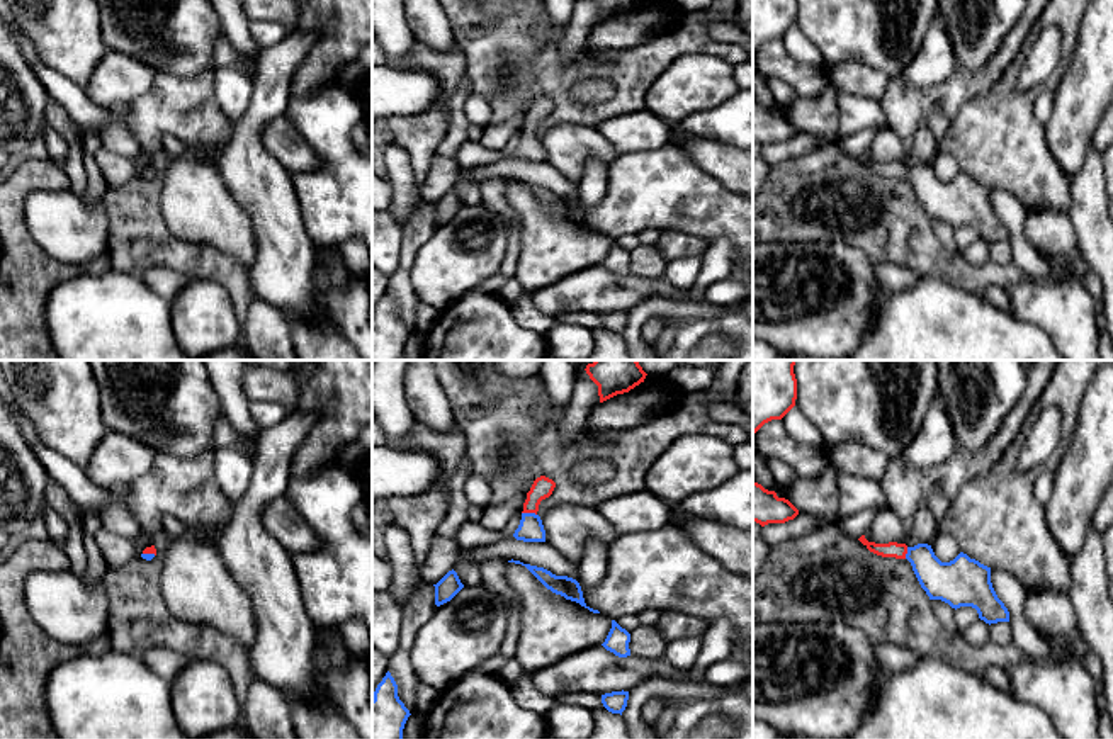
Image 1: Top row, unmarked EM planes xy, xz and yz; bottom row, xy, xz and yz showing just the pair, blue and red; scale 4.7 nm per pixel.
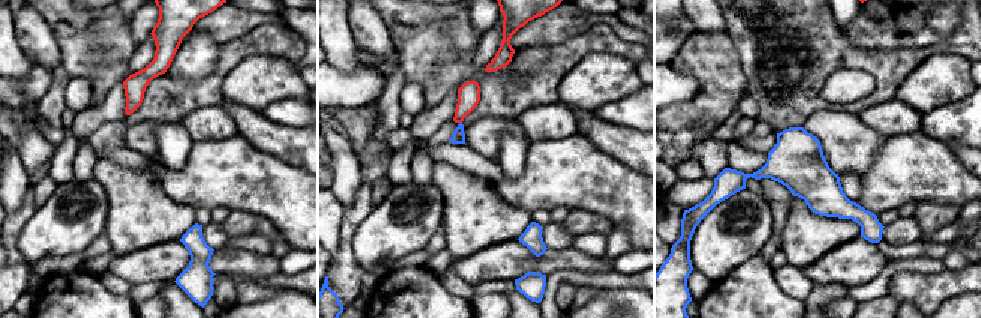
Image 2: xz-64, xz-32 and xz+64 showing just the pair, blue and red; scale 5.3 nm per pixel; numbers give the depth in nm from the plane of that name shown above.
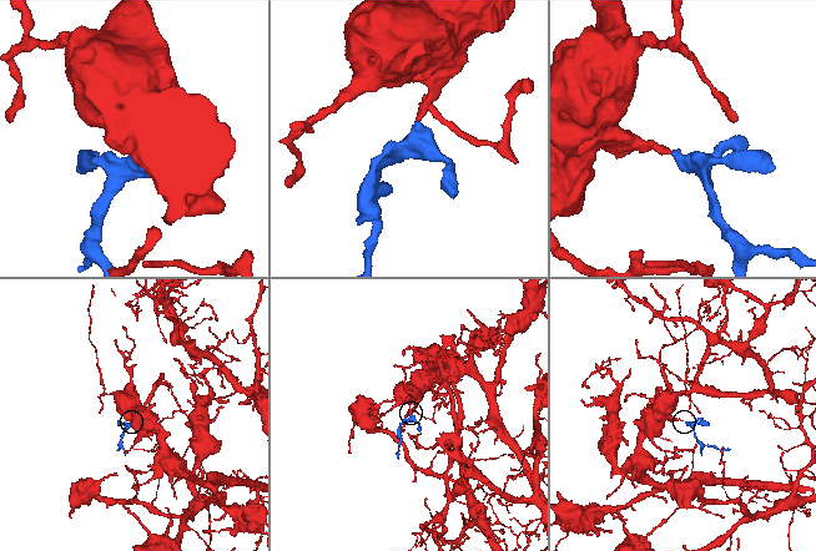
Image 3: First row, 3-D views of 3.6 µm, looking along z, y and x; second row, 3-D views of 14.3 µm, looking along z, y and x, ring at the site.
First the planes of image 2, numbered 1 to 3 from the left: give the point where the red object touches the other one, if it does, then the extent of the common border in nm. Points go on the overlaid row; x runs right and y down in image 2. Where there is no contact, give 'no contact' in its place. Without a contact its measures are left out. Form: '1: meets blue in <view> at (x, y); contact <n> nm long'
1: no contact
2: no contact
3: no contact

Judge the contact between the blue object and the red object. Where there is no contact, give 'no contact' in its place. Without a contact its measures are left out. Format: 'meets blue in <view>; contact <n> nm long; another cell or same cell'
meets blue in xz; contact 70 nm long; same cell

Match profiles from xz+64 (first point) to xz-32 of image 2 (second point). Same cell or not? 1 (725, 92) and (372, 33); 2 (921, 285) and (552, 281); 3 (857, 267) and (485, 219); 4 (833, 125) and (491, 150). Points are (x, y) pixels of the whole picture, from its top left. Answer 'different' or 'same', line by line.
1: different
2: different
3: different
4: same

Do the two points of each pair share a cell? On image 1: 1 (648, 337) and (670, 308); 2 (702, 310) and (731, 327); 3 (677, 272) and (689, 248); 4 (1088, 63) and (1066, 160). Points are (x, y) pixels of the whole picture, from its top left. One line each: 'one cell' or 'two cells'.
1: two cells
2: two cells
3: two cells
4: one cell

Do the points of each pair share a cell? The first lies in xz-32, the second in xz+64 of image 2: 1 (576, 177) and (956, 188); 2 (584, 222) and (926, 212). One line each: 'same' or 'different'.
1: same
2: same

